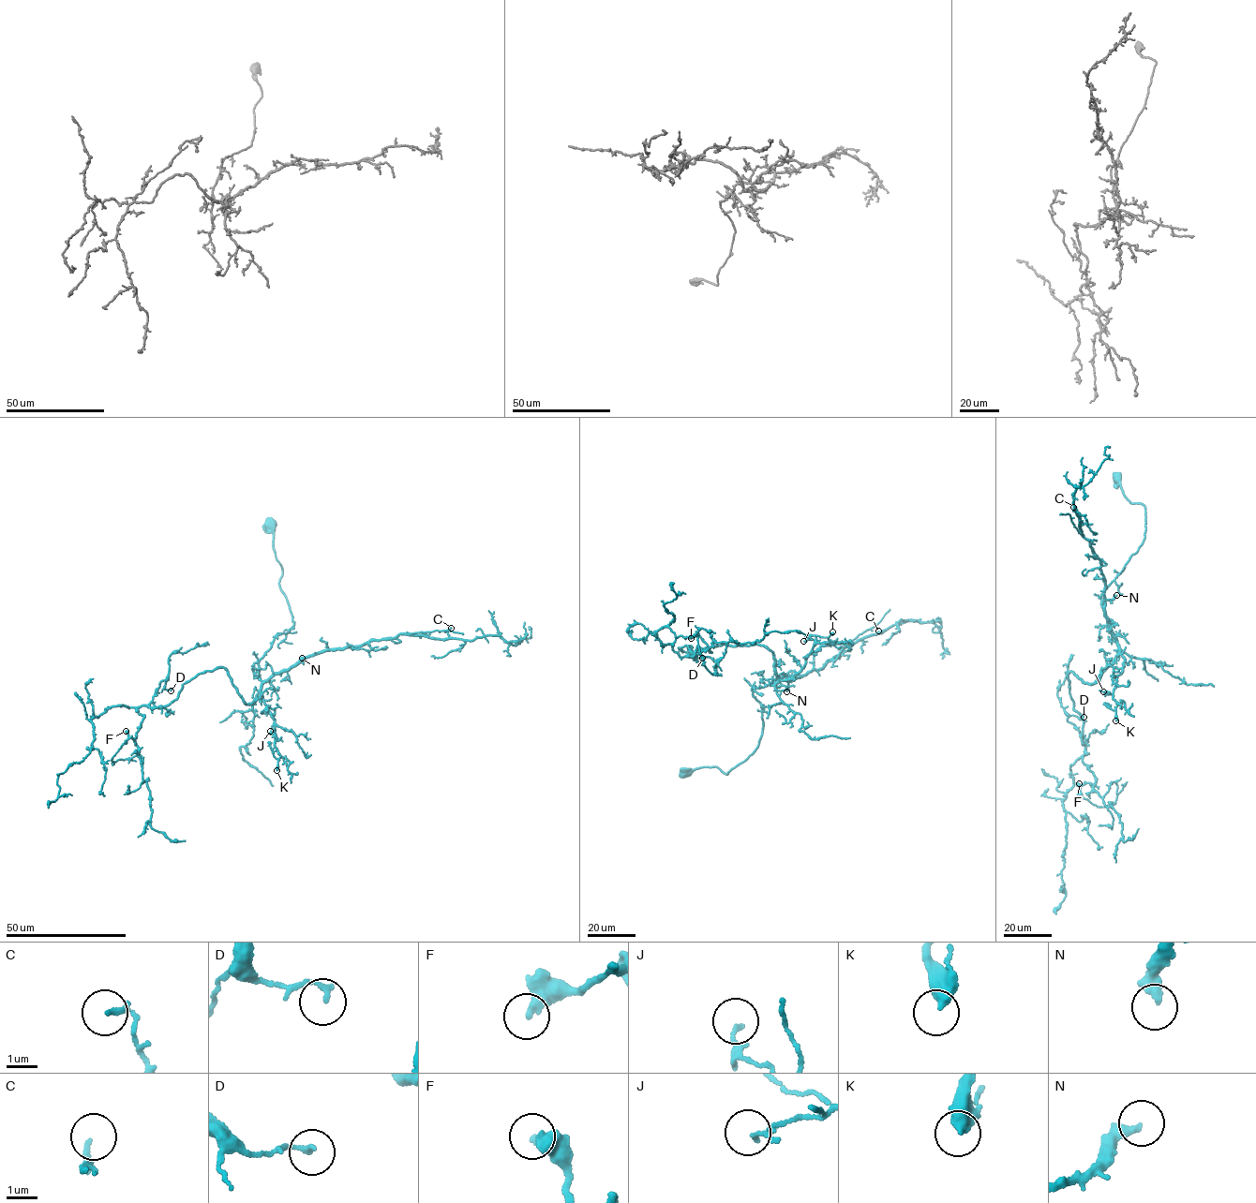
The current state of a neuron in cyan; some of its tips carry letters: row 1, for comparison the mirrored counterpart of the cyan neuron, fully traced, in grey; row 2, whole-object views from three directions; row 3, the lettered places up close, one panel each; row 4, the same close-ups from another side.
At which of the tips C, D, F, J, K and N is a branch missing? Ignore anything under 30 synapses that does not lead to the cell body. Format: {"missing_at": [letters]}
{"missing_at": ["N"]}

